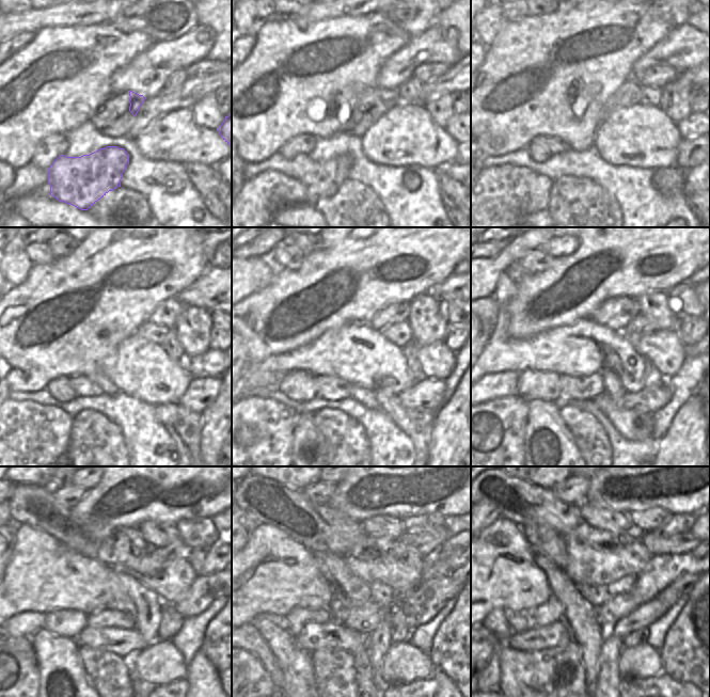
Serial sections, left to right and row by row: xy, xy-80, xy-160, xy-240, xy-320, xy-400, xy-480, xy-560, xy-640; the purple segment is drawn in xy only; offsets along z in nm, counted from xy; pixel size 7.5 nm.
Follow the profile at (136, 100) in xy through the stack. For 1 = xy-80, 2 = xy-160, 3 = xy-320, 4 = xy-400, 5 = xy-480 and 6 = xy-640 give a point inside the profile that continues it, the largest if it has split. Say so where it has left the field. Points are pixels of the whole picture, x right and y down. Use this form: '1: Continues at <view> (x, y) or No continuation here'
1: Continues at xy-80 (380, 100)
2: Continues at xy-160 (628, 94)
3: Continues at xy-320 (400, 334)
4: Continues at xy-400 (664, 348)
5: Continues at xy-480 (166, 571)
6: Continues at xy-640 (596, 557).

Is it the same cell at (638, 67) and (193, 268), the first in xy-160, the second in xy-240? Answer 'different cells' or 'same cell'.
different cells

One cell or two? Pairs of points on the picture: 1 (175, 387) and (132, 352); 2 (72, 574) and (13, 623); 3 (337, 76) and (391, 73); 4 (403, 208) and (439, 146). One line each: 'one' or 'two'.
1: one
2: two
3: two
4: two

